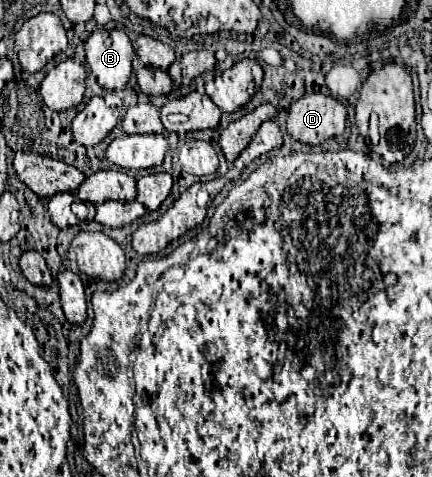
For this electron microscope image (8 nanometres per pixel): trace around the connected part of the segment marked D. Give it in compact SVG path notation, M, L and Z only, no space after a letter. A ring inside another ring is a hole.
M304 95L290 105L286 129L304 145L320 145L326 139L344 133L346 107L330 95Z

